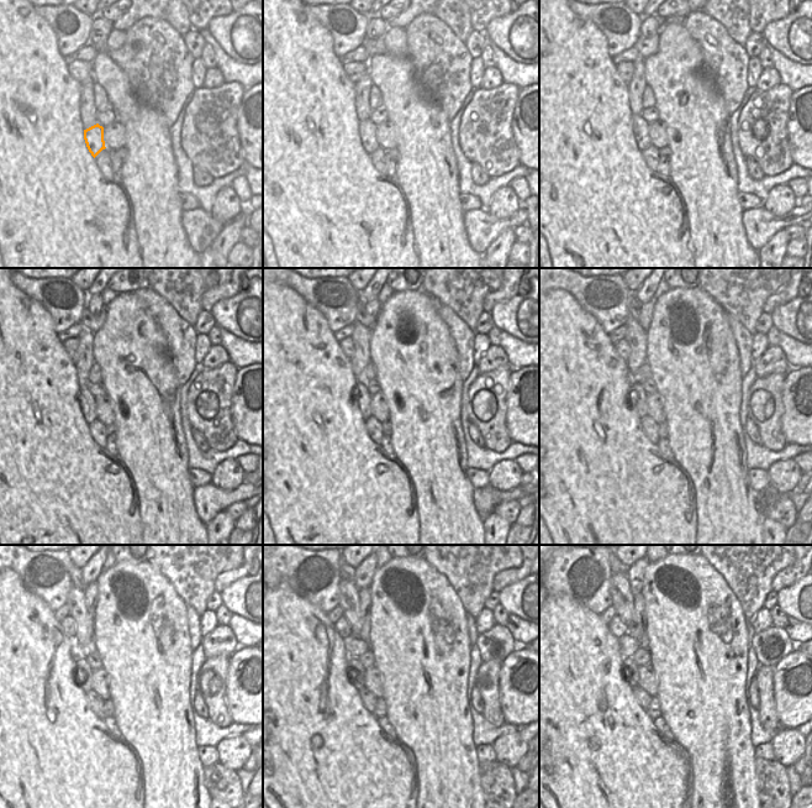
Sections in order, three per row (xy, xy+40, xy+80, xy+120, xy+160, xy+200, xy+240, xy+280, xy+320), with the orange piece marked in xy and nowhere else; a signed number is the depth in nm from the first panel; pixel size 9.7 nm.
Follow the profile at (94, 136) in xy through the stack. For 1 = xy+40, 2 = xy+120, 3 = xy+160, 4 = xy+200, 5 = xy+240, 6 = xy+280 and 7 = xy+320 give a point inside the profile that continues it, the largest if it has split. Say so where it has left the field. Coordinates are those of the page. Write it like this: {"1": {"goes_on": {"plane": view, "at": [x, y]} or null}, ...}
{"1": {"goes_on": {"plane": "xy+40", "at": [367, 130]}}, "2": {"goes_on": {"plane": "xy+120", "at": [86, 400]}}, "3": {"goes_on": {"plane": "xy+160", "at": [363, 398]}}, "4": {"goes_on": {"plane": "xy+200", "at": [639, 397]}}, "5": {"goes_on": {"plane": "xy+240", "at": [83, 671]}}, "6": {"goes_on": {"plane": "xy+280", "at": [356, 671]}}, "7": {"goes_on": {"plane": "xy+320", "at": [629, 669]}}}

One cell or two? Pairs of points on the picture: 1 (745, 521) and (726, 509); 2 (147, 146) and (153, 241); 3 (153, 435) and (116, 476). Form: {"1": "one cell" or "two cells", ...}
{"1": "one cell", "2": "one cell", "3": "two cells"}

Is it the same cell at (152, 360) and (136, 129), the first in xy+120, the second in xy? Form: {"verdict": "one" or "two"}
{"verdict": "one"}

